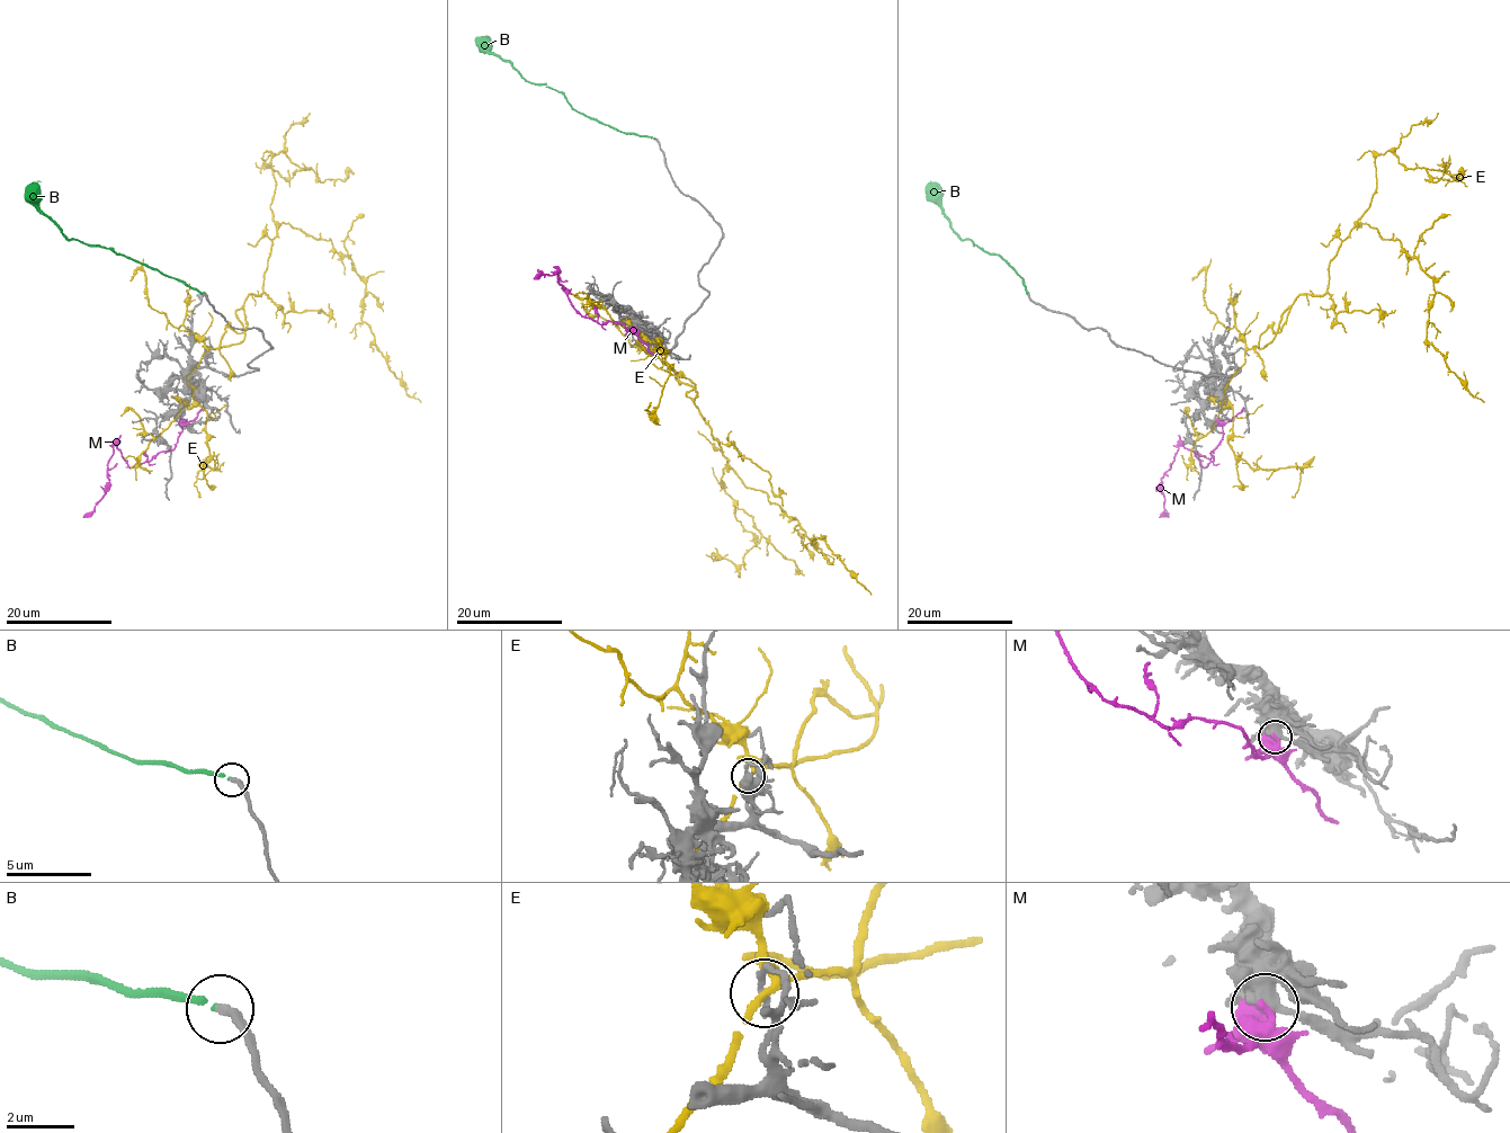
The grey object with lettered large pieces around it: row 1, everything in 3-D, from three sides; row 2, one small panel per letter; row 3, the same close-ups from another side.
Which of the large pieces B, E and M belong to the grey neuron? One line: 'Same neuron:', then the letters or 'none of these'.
Same neuron: B

